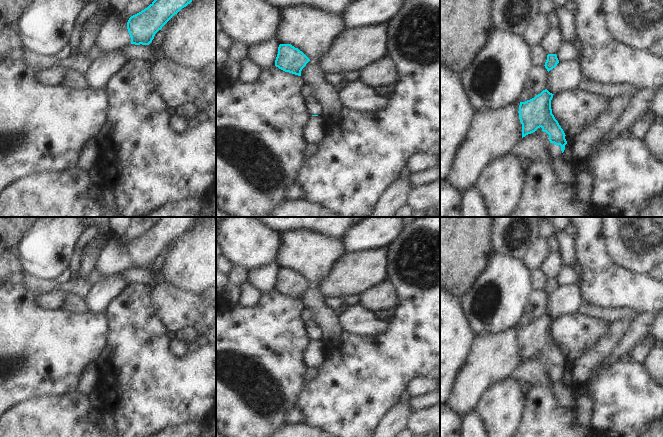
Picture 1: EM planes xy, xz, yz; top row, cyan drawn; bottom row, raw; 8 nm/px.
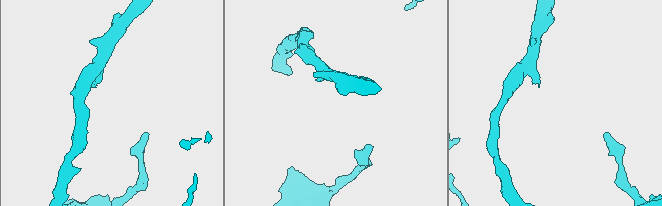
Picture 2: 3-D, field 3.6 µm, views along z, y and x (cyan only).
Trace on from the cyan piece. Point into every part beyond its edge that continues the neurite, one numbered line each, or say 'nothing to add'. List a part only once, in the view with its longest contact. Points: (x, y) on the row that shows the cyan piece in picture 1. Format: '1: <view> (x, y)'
nothing to add

